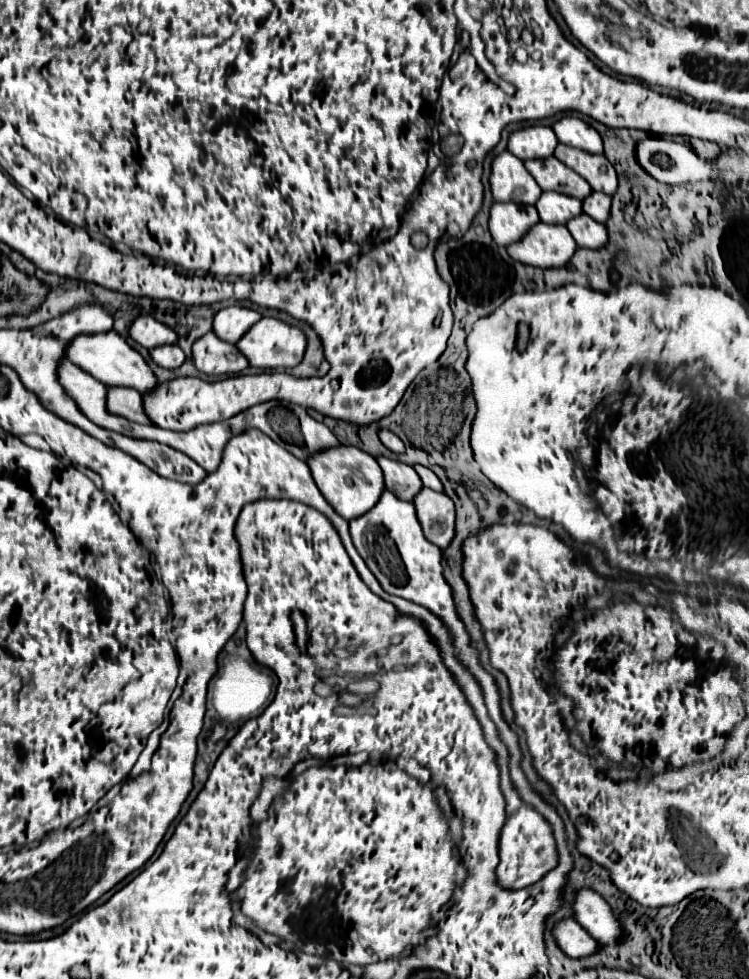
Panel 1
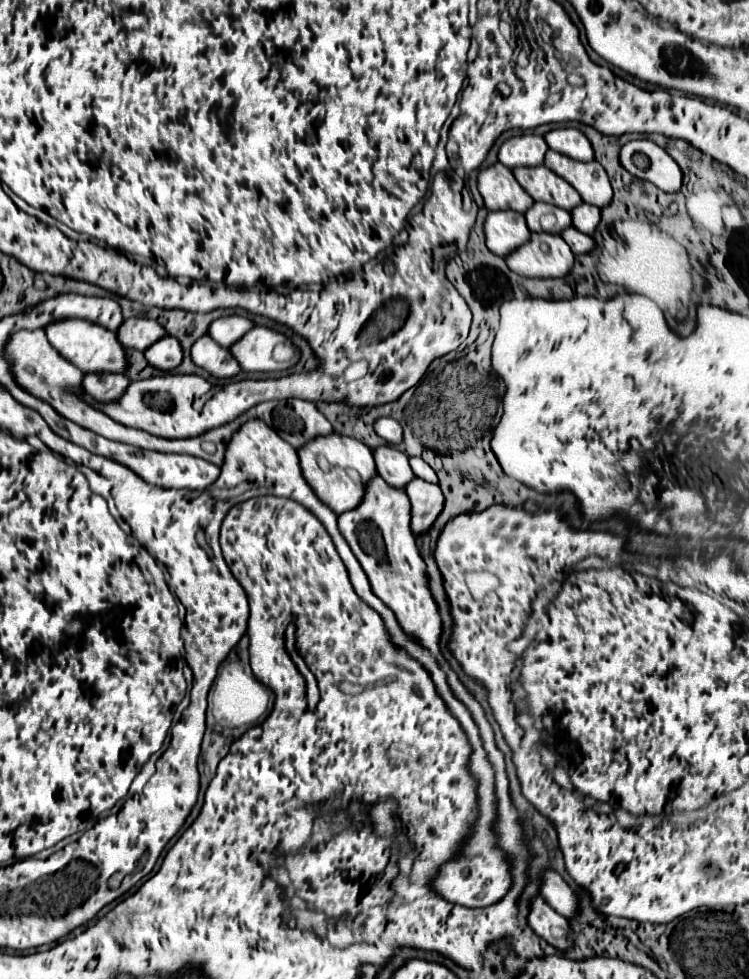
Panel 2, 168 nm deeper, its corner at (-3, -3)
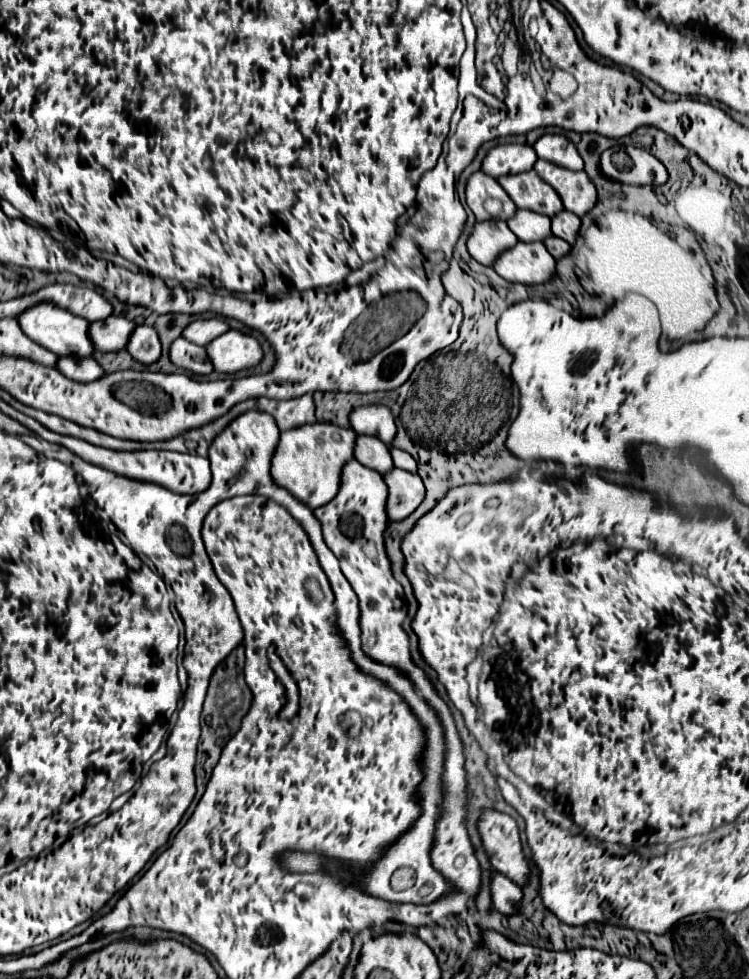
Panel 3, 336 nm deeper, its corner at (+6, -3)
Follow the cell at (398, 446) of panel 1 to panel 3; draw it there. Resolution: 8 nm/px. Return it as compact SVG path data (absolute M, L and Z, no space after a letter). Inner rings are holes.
M365 405L351 413L351 427L357 435L379 437L385 445L391 445L395 437L395 419L383 405Z

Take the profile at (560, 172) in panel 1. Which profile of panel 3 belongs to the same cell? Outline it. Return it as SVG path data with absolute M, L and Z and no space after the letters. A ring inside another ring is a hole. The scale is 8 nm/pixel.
M533 169L519 175L503 175L497 179L519 209L533 209L547 217L563 211L563 201L551 185L547 185Z

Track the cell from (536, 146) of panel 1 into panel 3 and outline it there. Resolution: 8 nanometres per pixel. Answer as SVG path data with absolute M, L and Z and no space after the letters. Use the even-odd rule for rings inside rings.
M505 143L493 147L487 157L483 159L481 171L491 177L501 177L507 173L523 173L533 169L537 161L537 153L531 145L519 145L519 143Z

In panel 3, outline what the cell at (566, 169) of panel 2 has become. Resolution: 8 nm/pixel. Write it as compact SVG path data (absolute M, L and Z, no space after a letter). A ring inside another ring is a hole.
M537 159L535 171L547 181L561 197L567 211L583 217L597 203L597 191L593 181L583 171L569 171L555 163Z

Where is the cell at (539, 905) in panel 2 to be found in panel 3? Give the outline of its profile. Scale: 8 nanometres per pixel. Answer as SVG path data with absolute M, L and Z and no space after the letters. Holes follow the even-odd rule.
M497 873L493 877L493 907L503 913L503 915L511 915L517 913L519 905L523 903L523 891L519 885L515 885L513 881L509 881L505 875Z

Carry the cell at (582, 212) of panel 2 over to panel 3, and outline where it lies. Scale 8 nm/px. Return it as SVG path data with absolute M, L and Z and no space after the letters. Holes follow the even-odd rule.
M561 211L561 213L557 213L551 219L551 231L553 231L553 235L557 235L557 237L561 237L565 241L571 241L571 245L577 239L579 227L581 227L581 219L575 213L571 213L571 211Z

